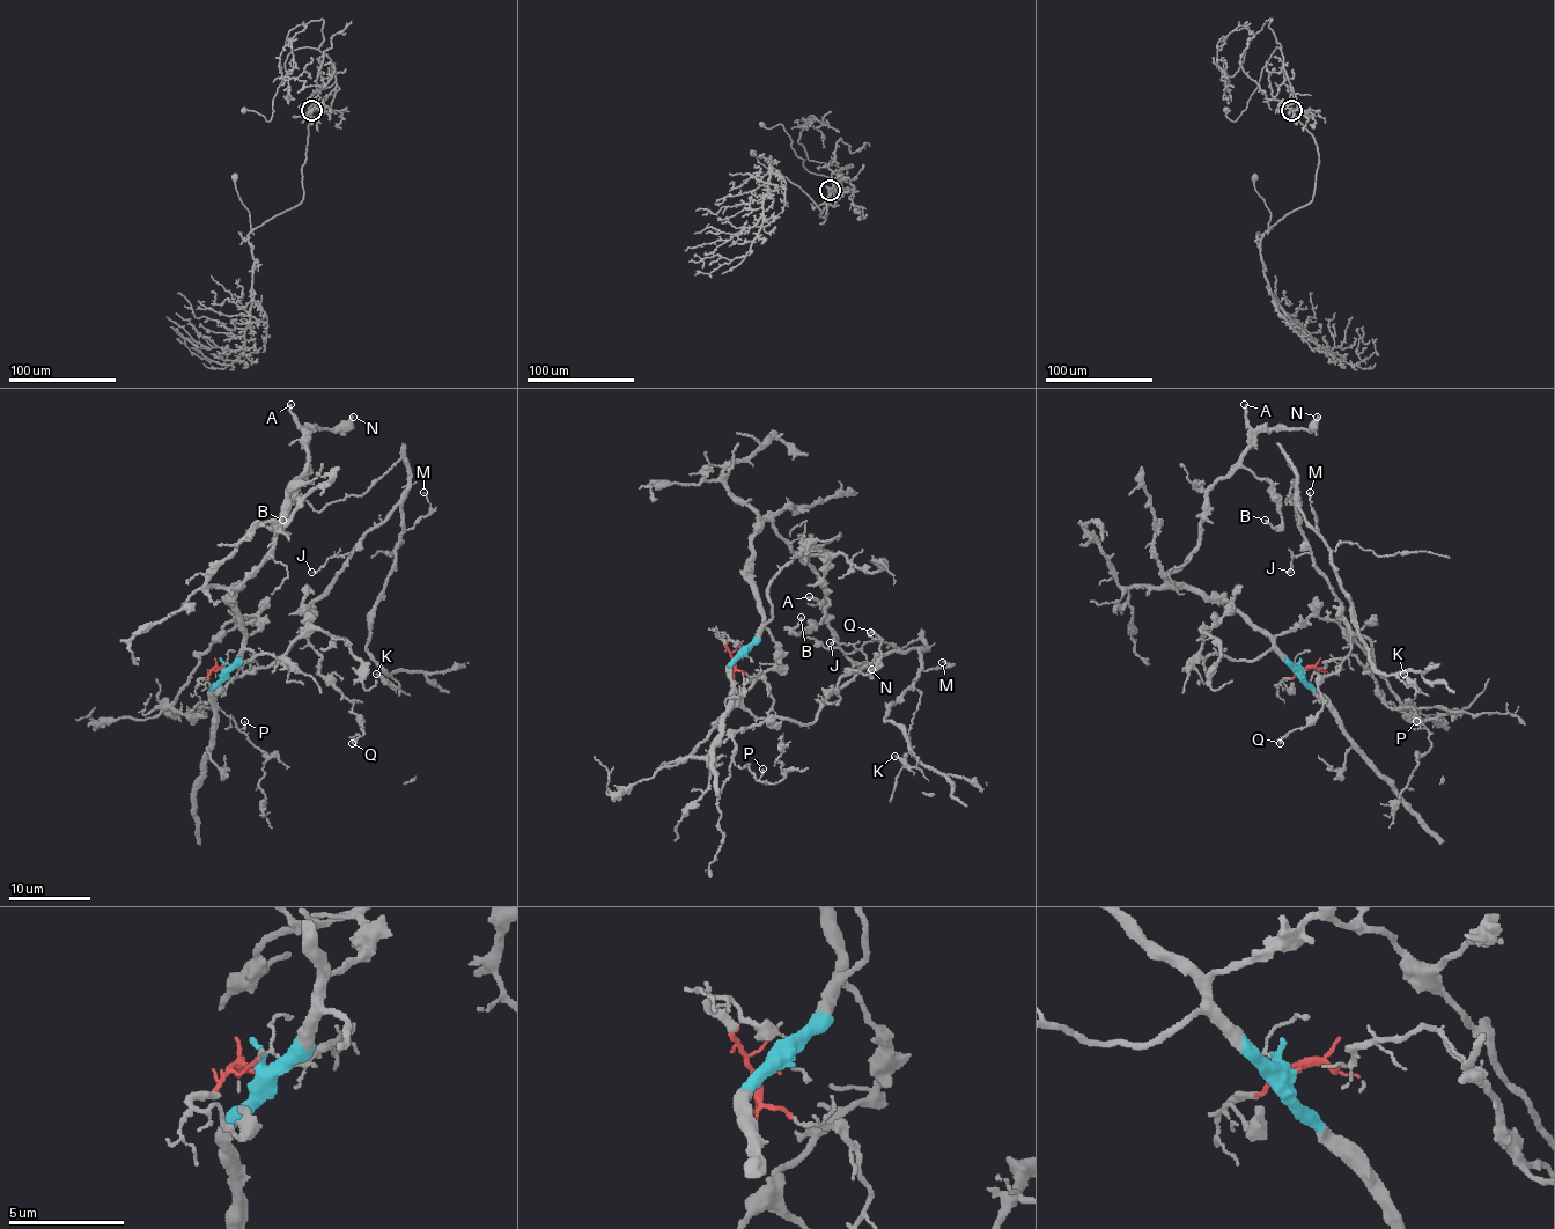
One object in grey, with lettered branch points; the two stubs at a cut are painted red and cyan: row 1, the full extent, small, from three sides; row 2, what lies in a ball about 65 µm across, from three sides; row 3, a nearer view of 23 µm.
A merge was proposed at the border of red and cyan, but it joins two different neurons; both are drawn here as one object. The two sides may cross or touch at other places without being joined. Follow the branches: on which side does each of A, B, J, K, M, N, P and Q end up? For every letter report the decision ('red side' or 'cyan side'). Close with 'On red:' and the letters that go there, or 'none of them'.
A: cyan side
B: cyan side
J: red side
K: red side
M: red side
N: cyan side
P: red side
Q: red side
On red: J, K, M, P, Q

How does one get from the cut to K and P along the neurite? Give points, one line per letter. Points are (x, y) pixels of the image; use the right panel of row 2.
K: (1305, 670), (1364, 665), (1371, 644), (1295, 508), (1366, 660), (1414, 686), (1404, 674)
P: (1305, 670), (1353, 655), (1369, 671), (1383, 703), (1393, 708), (1412, 706), (1428, 729), (1416, 721)

